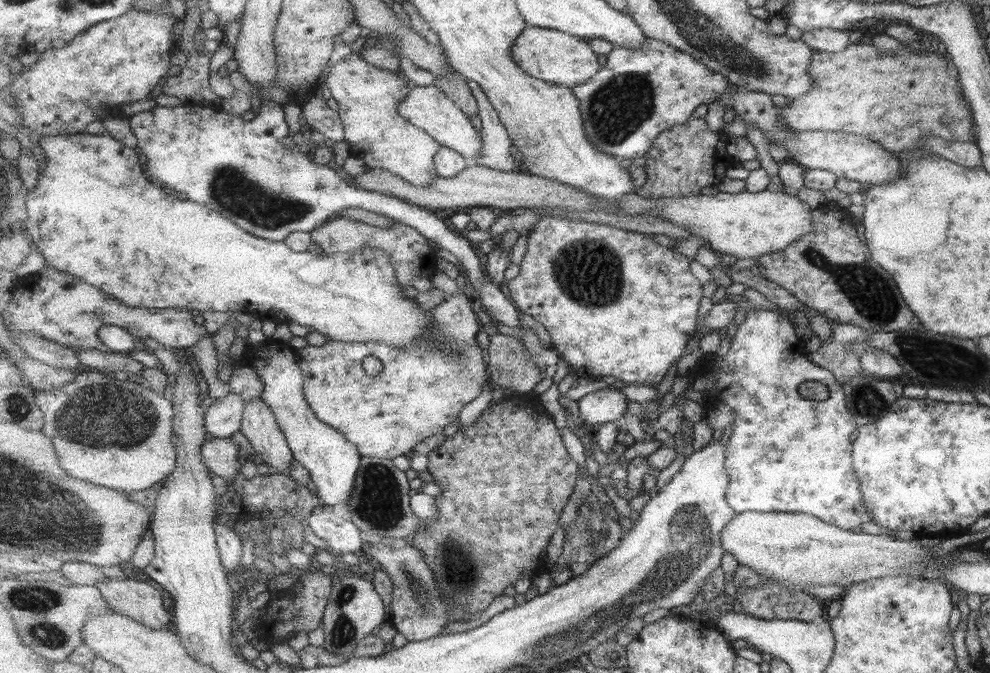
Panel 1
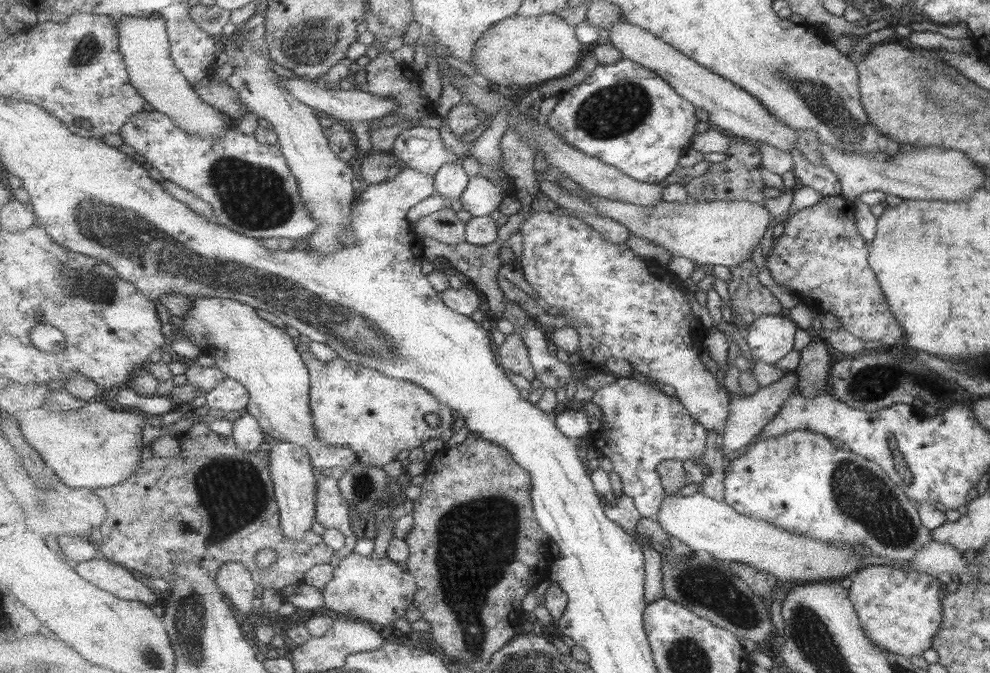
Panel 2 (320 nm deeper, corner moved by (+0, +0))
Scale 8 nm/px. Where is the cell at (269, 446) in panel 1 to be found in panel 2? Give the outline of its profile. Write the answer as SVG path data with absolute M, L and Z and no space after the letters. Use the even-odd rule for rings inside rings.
M276 443L269 450L273 482L276 484L276 497L280 506L280 521L287 538L304 540L313 528L317 512L317 470L312 465L312 456L307 448L293 443Z

